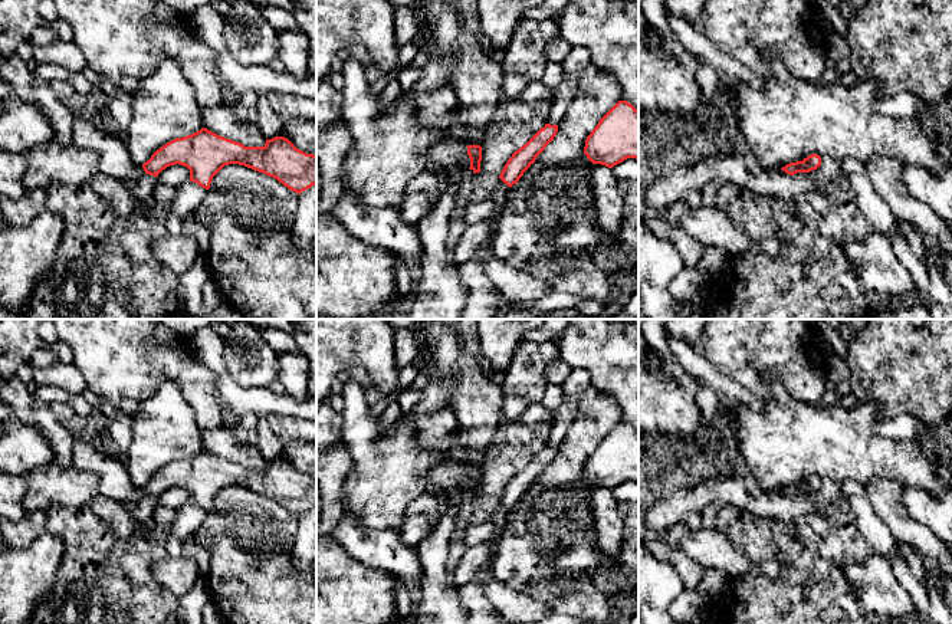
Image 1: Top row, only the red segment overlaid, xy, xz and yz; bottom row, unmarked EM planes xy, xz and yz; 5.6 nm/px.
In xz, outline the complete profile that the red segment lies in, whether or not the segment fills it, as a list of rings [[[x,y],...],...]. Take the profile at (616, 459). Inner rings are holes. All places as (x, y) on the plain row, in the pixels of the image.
[[[618,423],[587,459],[584,476],[592,486],[608,490],[627,480],[639,482],[639,433]]]

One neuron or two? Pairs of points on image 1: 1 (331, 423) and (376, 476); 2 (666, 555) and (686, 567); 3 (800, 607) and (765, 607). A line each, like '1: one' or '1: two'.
1: two
2: one
3: one

